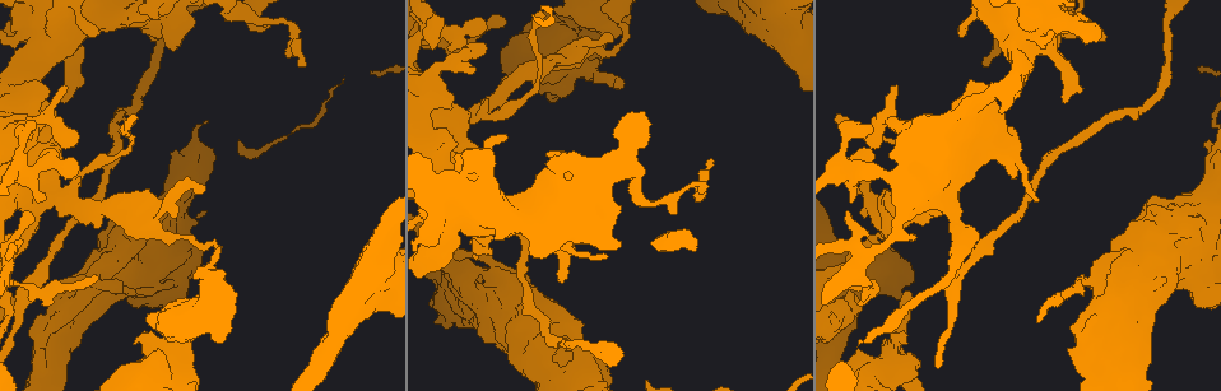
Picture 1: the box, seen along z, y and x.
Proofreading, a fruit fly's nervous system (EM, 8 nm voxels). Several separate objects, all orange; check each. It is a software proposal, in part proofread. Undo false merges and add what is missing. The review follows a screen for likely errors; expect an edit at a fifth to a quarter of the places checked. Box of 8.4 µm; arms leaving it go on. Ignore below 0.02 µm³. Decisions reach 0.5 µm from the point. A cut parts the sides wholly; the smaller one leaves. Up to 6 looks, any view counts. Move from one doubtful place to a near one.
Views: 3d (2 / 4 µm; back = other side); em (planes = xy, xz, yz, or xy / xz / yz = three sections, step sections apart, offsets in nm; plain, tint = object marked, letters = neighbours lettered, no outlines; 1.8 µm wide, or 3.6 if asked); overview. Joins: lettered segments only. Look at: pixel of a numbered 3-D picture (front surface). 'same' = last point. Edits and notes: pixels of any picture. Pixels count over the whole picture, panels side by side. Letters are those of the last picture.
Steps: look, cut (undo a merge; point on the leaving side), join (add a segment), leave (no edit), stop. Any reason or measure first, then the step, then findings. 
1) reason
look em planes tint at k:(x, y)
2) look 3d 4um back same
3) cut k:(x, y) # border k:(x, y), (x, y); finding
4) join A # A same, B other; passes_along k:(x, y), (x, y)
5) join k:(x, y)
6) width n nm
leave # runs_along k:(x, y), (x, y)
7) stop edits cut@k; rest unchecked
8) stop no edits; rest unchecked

sudden change in width
look 3d 4um at 1:(1076, 26)

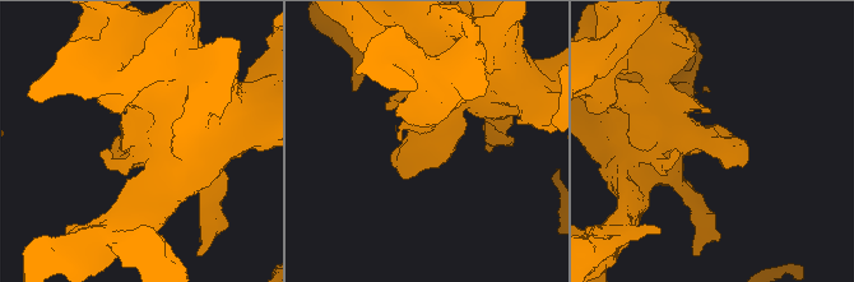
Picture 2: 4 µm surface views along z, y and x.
look em yz step 16 letters at 2:(712, 143)

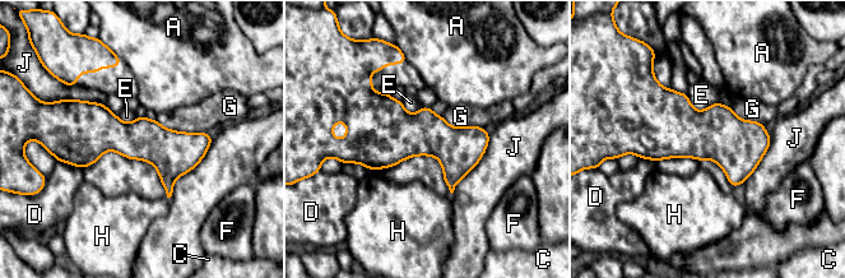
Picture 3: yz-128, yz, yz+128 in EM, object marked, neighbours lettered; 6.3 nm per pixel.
another direction
look em planes letters same

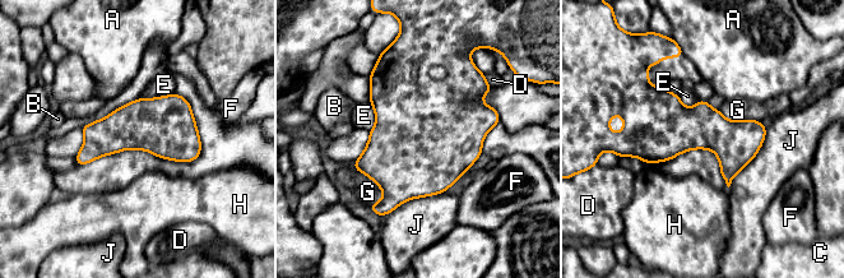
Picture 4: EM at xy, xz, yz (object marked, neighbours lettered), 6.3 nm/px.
leave # A other, B other, C other, D other, E other, F other, G other, H other, J other; border 4:(352, 165), (379, 186), (379, 202); all the same cell

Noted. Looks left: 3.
a narrow waist
look em 3.6um planes letters at 1:(53, 194)

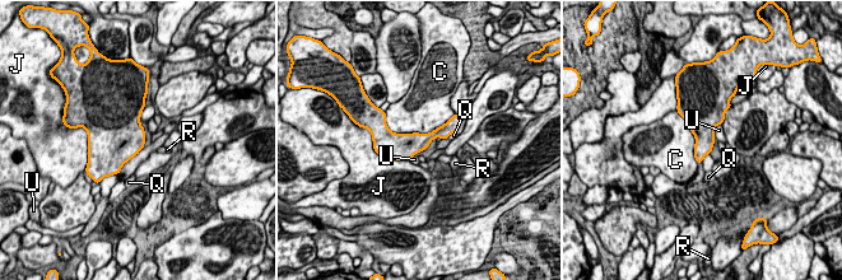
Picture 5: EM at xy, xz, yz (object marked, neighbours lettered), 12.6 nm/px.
width 280 nm
leave # C other, J other, Q other, R other, U other; border 5:(454, 115), (428, 132), (385, 124); one cell here

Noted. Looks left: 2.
calibre changes
look em 3.6um planes tint at 1:(569, 357)

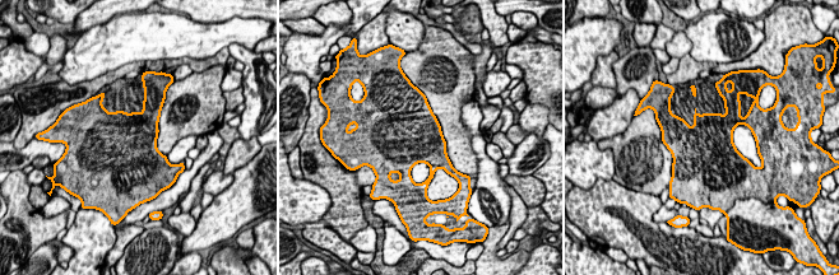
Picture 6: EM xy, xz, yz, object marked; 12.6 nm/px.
what lies round it
look em 3.6um planes letters same

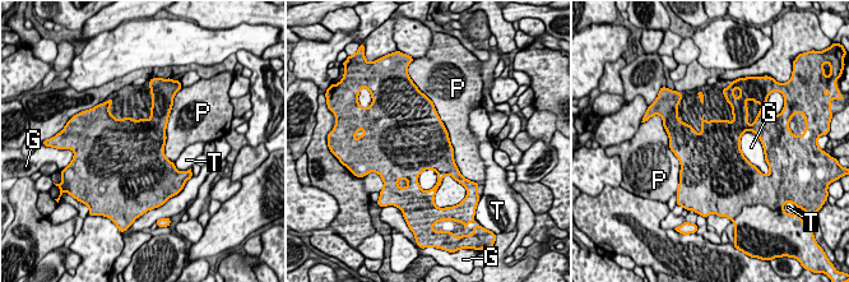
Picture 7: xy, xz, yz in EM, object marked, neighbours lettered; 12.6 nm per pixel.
leave # G other, P other, T other; border 7:(430, 100), (460, 174); continuous, no second cell

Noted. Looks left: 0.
stop no edits; rest unchecked

